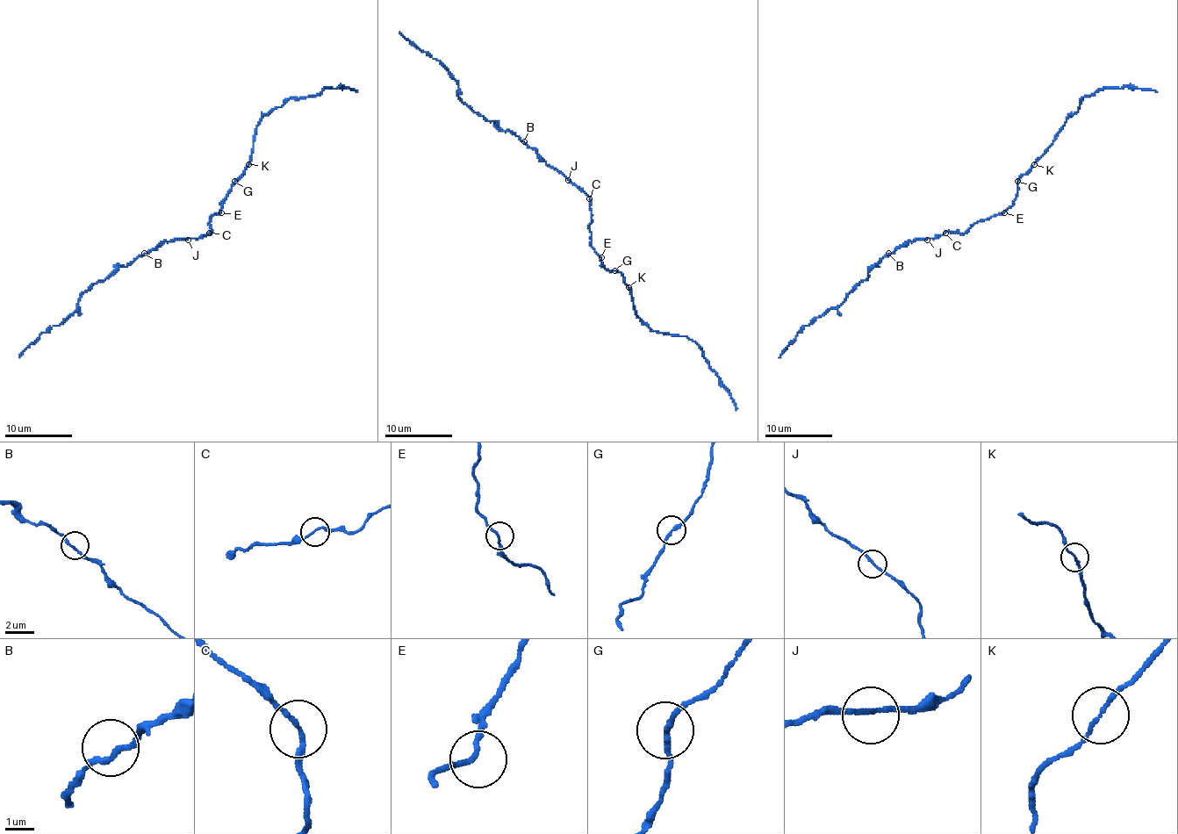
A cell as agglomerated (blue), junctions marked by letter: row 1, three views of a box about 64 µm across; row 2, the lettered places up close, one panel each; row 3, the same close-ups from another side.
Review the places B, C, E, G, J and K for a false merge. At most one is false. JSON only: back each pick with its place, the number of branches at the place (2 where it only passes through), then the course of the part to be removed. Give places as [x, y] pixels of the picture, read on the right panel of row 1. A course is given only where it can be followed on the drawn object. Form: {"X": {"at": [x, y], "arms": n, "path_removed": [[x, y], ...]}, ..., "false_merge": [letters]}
{"false_merge": []}

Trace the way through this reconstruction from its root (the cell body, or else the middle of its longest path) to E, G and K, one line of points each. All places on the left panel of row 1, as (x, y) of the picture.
E: (211, 228), (211, 216), (221, 212)
G: (211, 228), (211, 216), (221, 210), (234, 181)
K: (211, 228), (211, 216), (221, 210), (227, 191), (241, 177), (247, 164)

